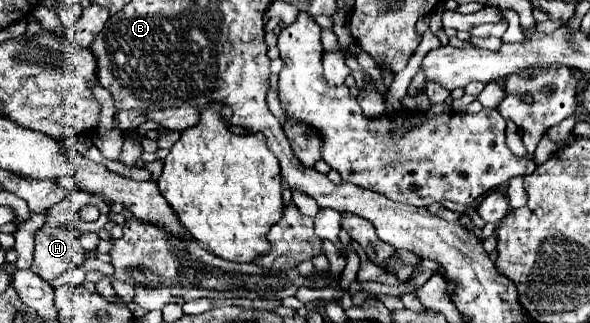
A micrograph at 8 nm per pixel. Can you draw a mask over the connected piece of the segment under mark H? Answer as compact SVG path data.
M64 224L60 228L44 226L34 234L34 264L32 272L42 276L46 282L68 272L74 266L82 266L86 252L80 246L80 230Z

